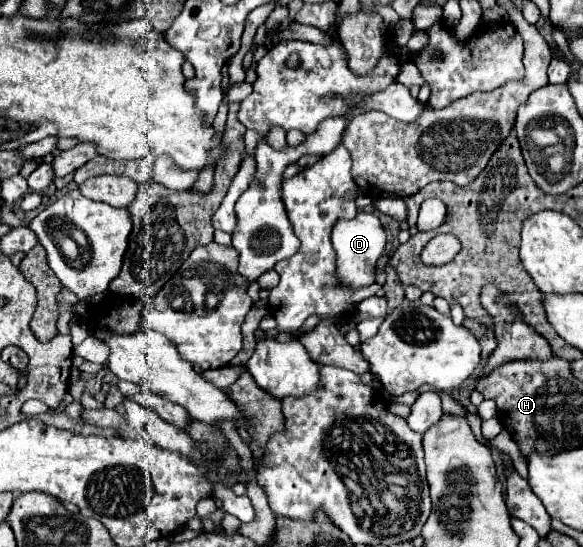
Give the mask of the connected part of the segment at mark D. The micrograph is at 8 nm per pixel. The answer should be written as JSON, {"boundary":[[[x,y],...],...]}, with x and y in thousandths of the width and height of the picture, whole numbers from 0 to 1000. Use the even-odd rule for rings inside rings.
{"boundary":[[[614,389],[600,404],[580,404],[568,426],[568,442],[580,463],[580,510],[604,528],[631,525],[642,517],[642,488],[645,477],[655,470],[662,452],[662,422],[652,408],[652,400],[638,389]]]}

